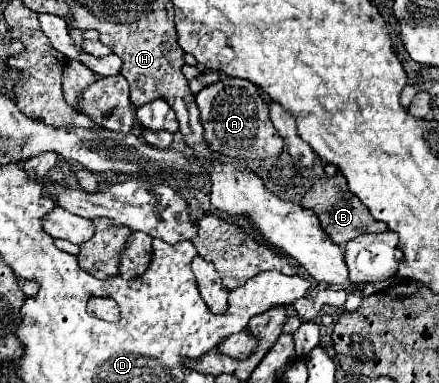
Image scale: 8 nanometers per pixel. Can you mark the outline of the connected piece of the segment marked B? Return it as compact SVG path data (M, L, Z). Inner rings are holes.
M336 173L334 177L324 177L324 179L318 179L308 191L306 195L302 197L302 205L306 209L312 209L320 223L322 223L322 229L330 235L330 239L338 245L344 245L346 241L354 239L356 235L362 235L362 233L382 233L388 229L386 223L382 221L376 221L370 211L362 205L362 201L352 195L348 191L348 185L346 185L346 179L342 173Z

